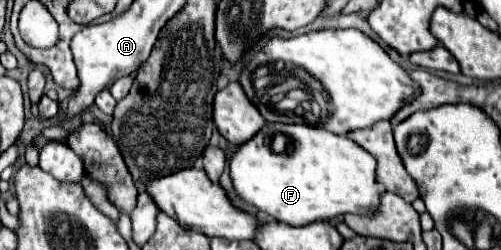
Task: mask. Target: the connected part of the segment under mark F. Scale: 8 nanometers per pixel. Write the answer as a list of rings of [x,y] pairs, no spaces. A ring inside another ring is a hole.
[[[266,124],[248,142],[232,150],[228,164],[238,198],[290,226],[332,220],[348,212],[372,214],[378,206],[380,186],[376,186],[376,160],[372,154],[350,138],[336,136],[318,126]],[[280,134],[288,138],[284,152],[274,150],[274,140]]]

